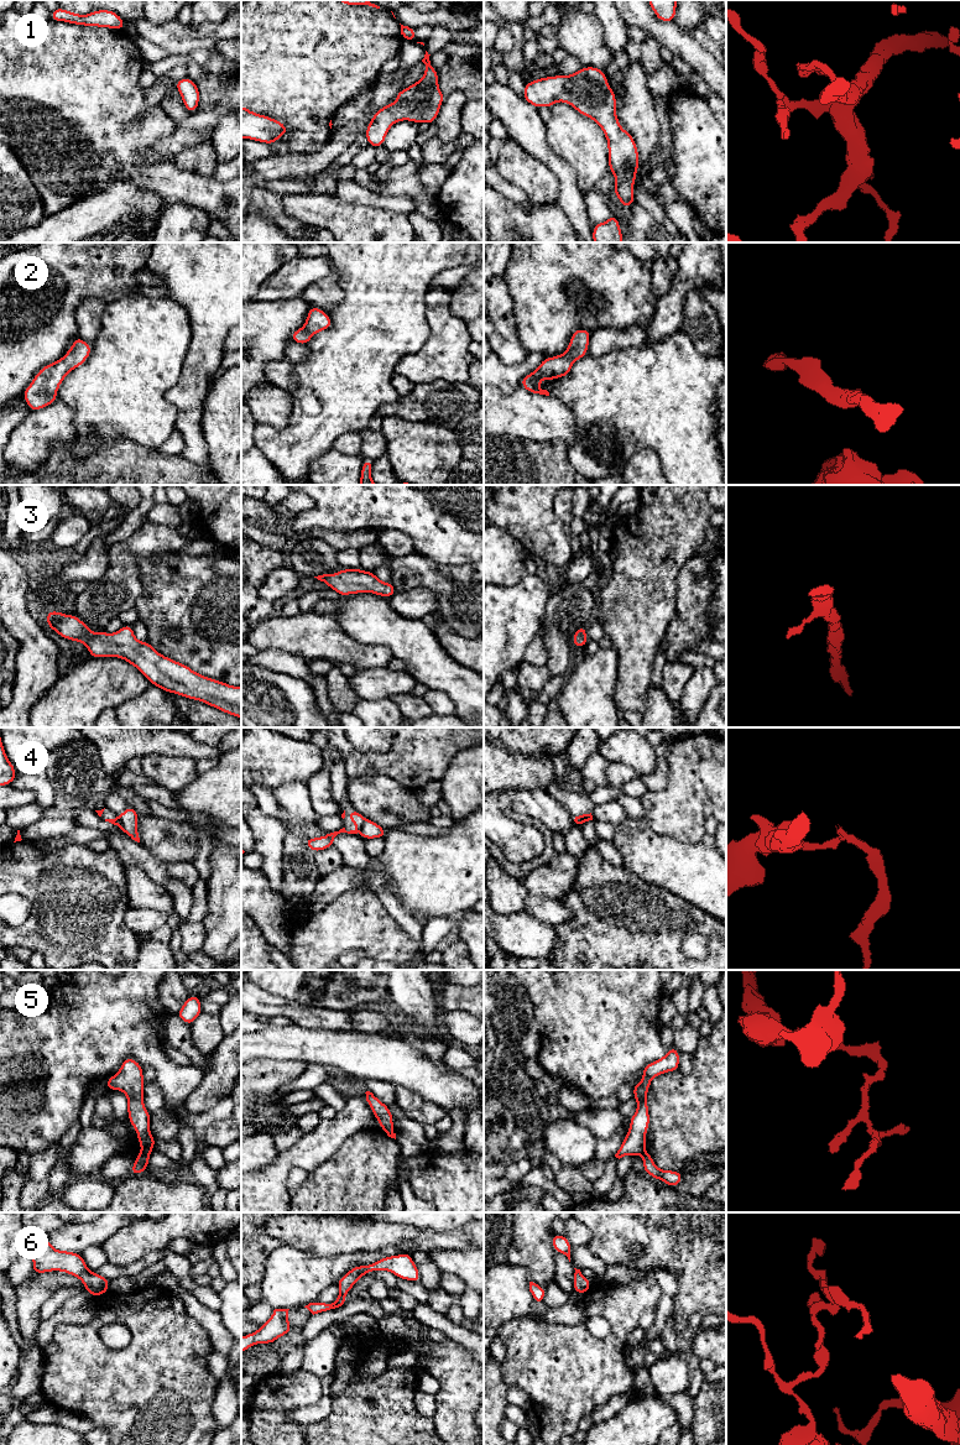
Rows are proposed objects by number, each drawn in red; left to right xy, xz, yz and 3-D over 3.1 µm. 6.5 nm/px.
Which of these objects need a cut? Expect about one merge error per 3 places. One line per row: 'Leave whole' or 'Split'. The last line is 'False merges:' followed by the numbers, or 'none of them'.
1: Leave whole
2: Leave whole
3: Leave whole
4: Split
5: Split
6: Leave whole
False merges: 4, 5

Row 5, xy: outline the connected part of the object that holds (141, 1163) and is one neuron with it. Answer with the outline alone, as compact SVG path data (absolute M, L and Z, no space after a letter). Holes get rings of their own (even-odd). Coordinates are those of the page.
M141 1151L137 1154L137 1158L135 1159L131 1168L131 1175L140 1175L145 1169L148 1169L150 1156L151 1152L144 1152L144 1151Z

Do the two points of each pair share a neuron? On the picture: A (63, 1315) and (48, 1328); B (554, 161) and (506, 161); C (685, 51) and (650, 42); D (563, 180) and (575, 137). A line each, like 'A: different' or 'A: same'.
A: same
B: different
C: different
D: different

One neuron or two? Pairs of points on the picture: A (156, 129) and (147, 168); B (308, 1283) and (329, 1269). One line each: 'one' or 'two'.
A: one
B: one

